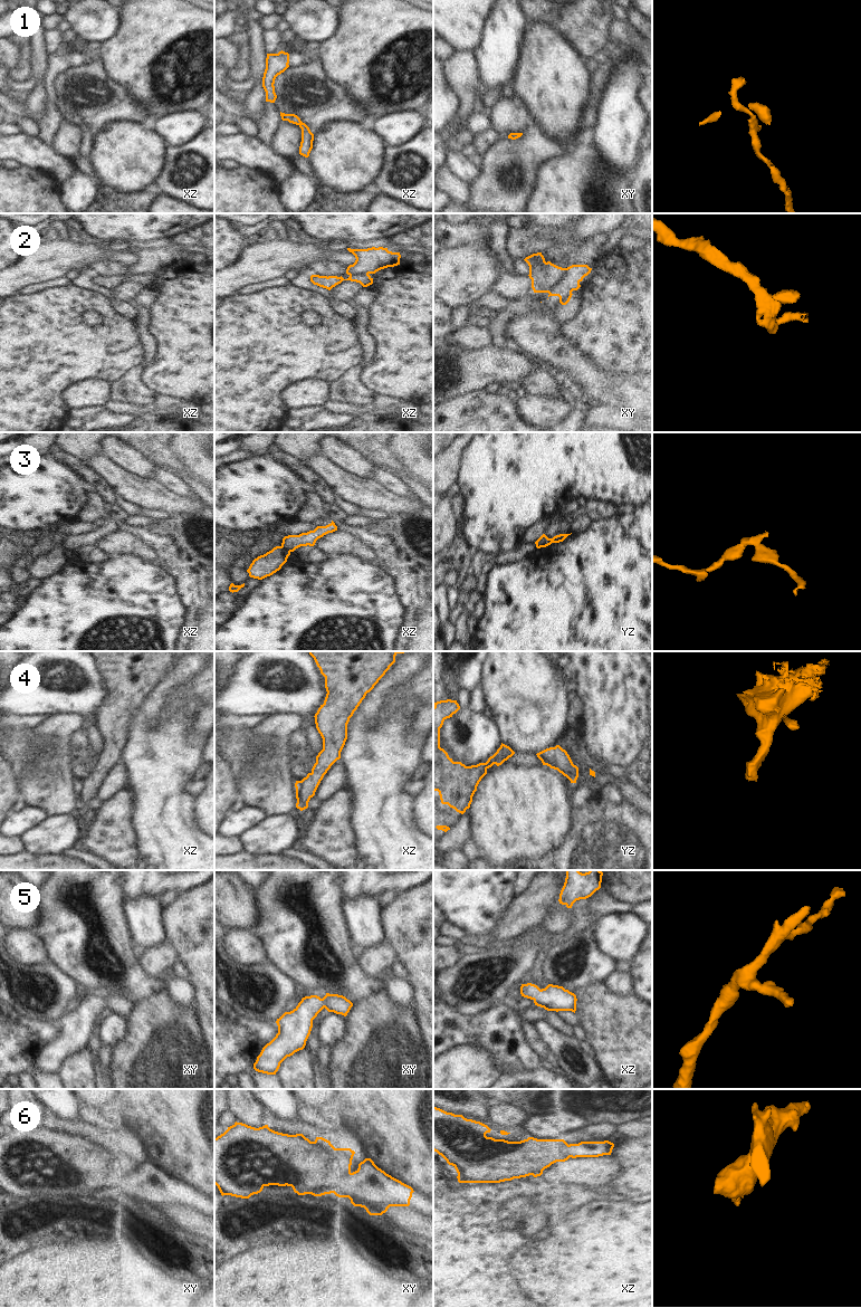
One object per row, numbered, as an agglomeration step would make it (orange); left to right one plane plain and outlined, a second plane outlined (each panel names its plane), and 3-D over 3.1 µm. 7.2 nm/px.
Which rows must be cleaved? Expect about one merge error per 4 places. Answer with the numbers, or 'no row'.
3

